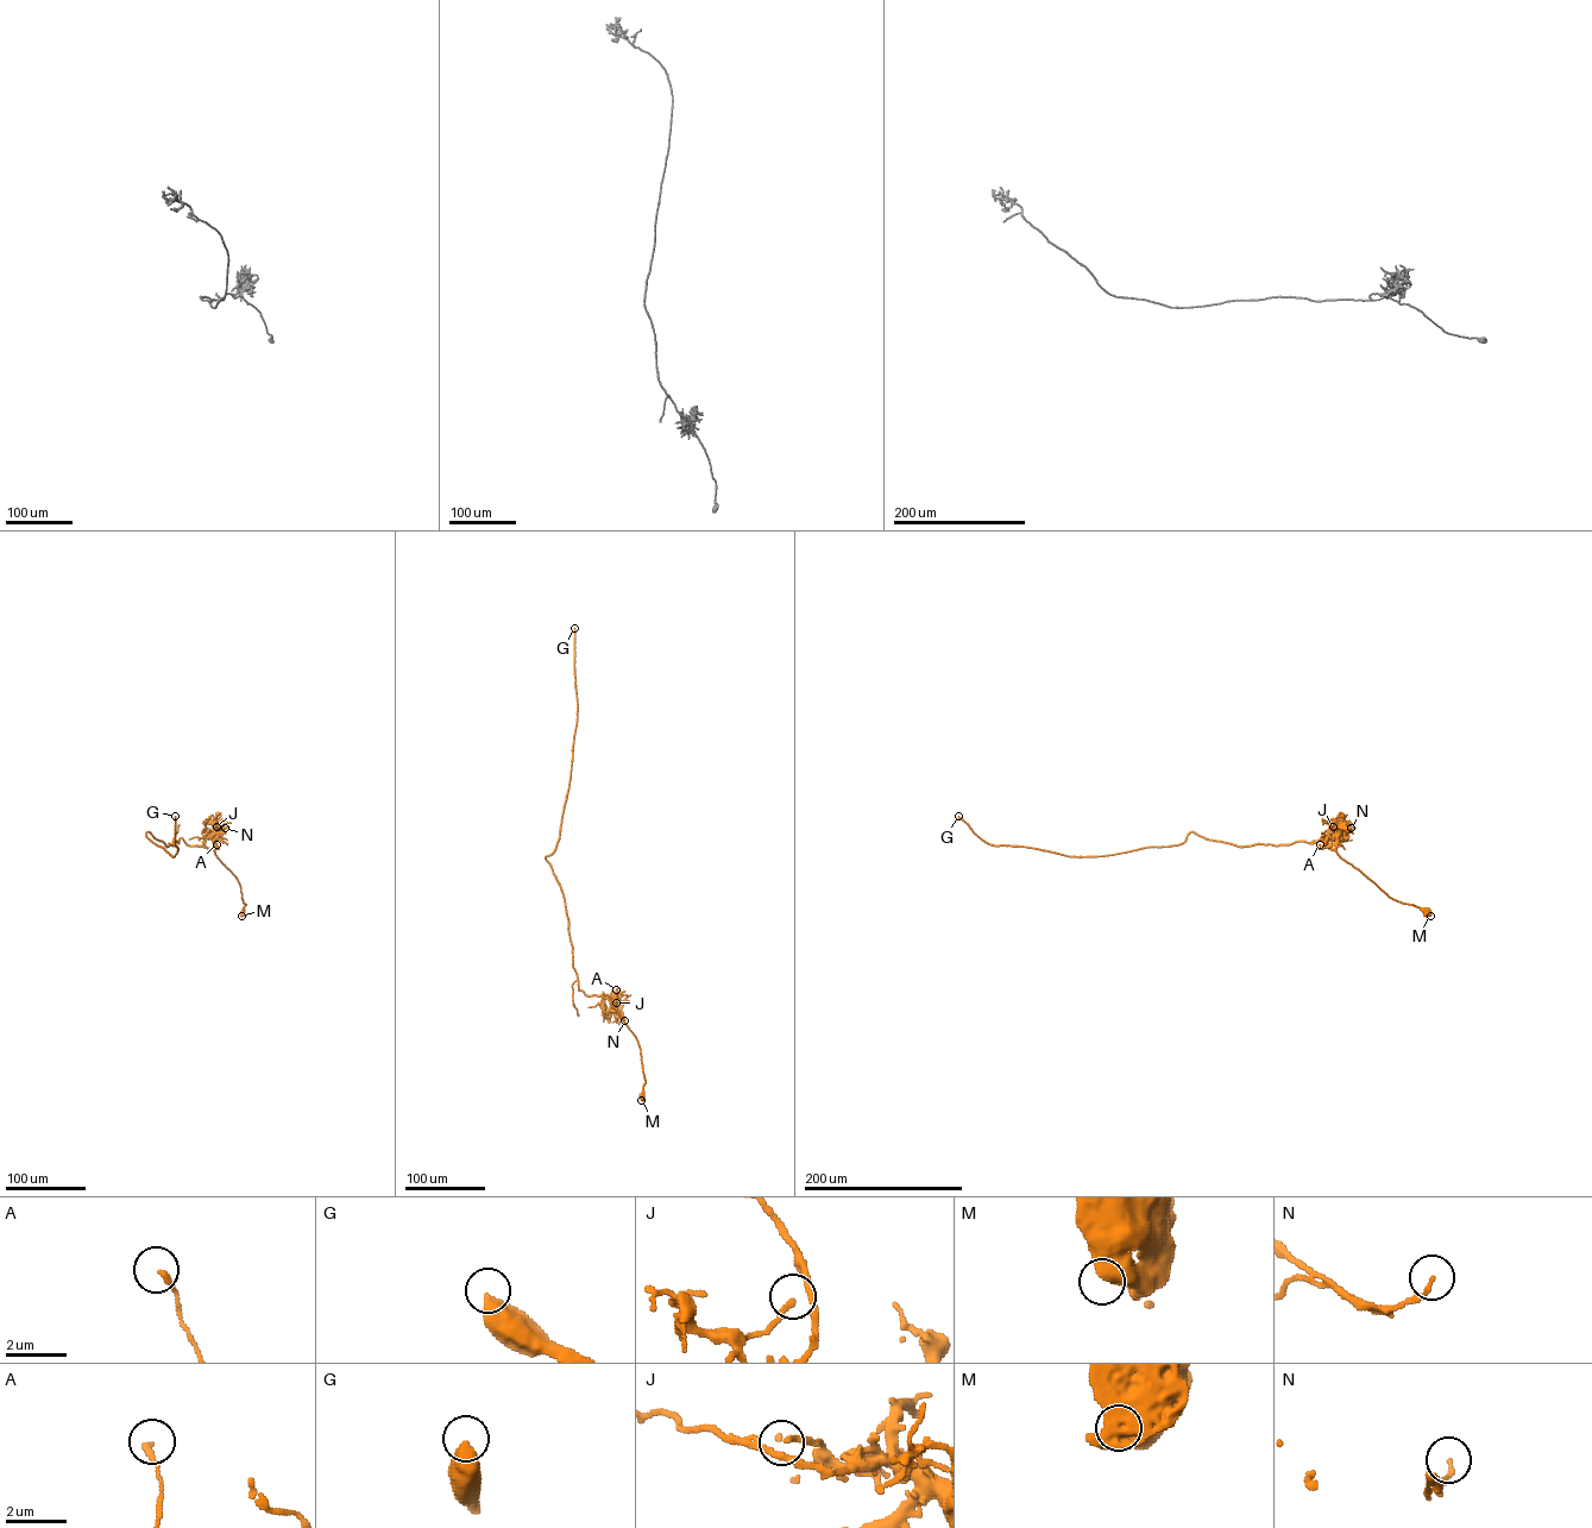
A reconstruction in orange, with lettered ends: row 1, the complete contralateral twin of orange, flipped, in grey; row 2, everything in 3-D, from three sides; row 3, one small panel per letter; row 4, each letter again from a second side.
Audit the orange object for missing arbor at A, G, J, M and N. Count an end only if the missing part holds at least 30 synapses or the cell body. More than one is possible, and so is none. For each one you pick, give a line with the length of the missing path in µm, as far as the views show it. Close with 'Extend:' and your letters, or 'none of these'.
G: 250 µm
Extend: G

